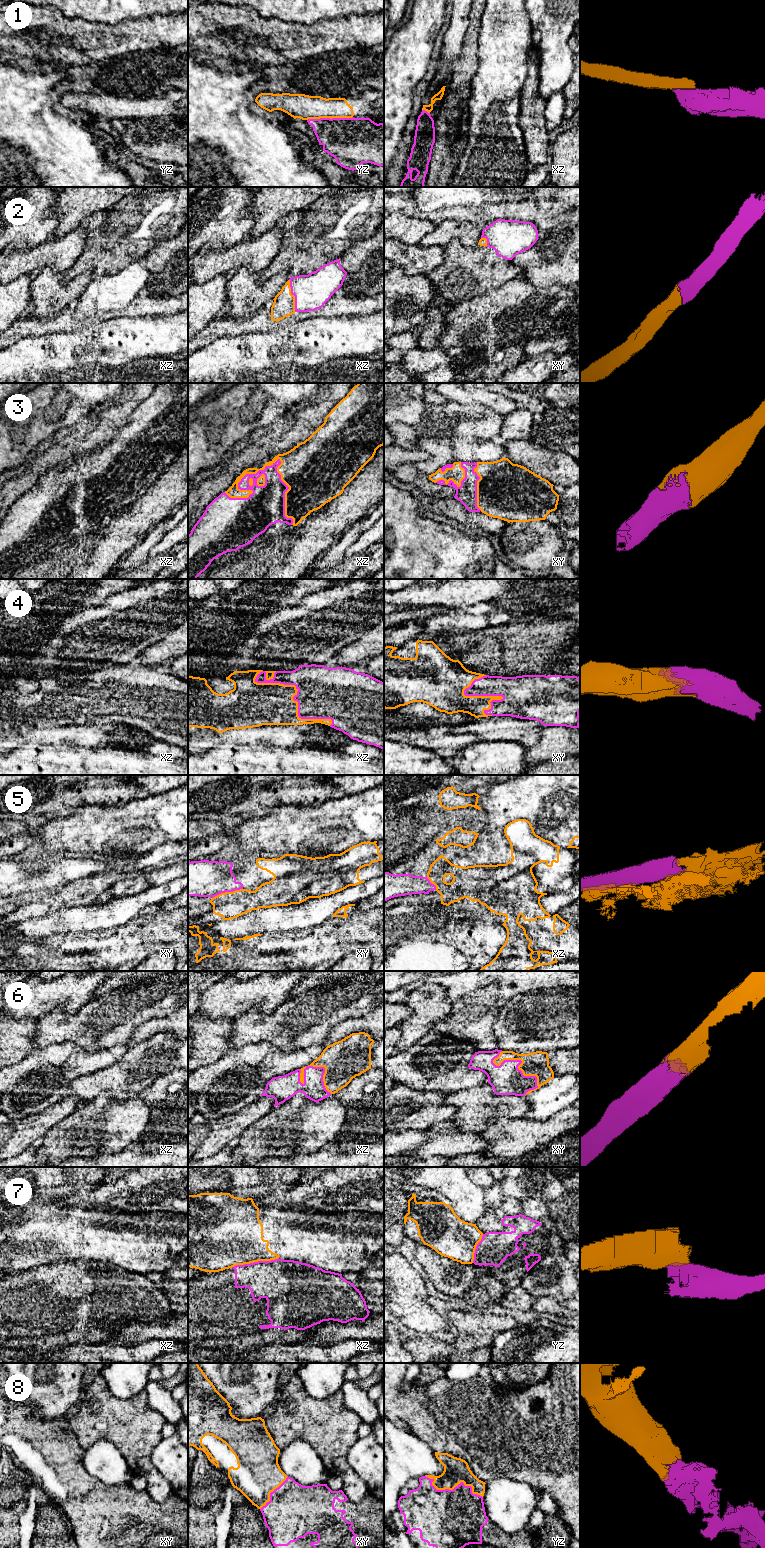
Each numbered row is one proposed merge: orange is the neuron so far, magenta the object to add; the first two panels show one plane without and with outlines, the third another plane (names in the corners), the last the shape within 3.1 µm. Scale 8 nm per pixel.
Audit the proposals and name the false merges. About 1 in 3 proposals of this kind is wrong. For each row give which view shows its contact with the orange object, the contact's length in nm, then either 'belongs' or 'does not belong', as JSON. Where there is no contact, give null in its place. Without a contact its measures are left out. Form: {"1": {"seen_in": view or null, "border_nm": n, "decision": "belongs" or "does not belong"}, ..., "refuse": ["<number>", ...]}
{"1": {"seen_in": "yz", "border_nm": 360, "decision": "does not belong"}, "2": {"seen_in": "xz", "border_nm": 260, "decision": "belongs"}, "3": {"seen_in": "xz", "border_nm": 600, "decision": "belongs"}, "4": {"seen_in": "xz", "border_nm": 750, "decision": "belongs"}, "5": {"seen_in": "xy", "border_nm": 260, "decision": "belongs"}, "6": {"seen_in": "xy", "border_nm": 440, "decision": "belongs"}, "7": {"seen_in": "xz", "border_nm": 400, "decision": "does not belong"}, "8": {"seen_in": "yz", "border_nm": 500, "decision": "belongs"}, "refuse": ["1", "7"]}

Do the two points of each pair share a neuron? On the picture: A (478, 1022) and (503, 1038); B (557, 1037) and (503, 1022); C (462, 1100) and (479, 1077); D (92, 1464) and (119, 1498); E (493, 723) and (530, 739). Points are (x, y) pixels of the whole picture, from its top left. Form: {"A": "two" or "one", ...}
{"A": "two", "B": "one", "C": "two", "D": "two", "E": "one"}

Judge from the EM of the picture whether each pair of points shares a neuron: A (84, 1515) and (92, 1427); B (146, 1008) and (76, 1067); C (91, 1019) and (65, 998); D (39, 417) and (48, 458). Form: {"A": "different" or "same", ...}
{"A": "different", "B": "different", "C": "different", "D": "different"}

